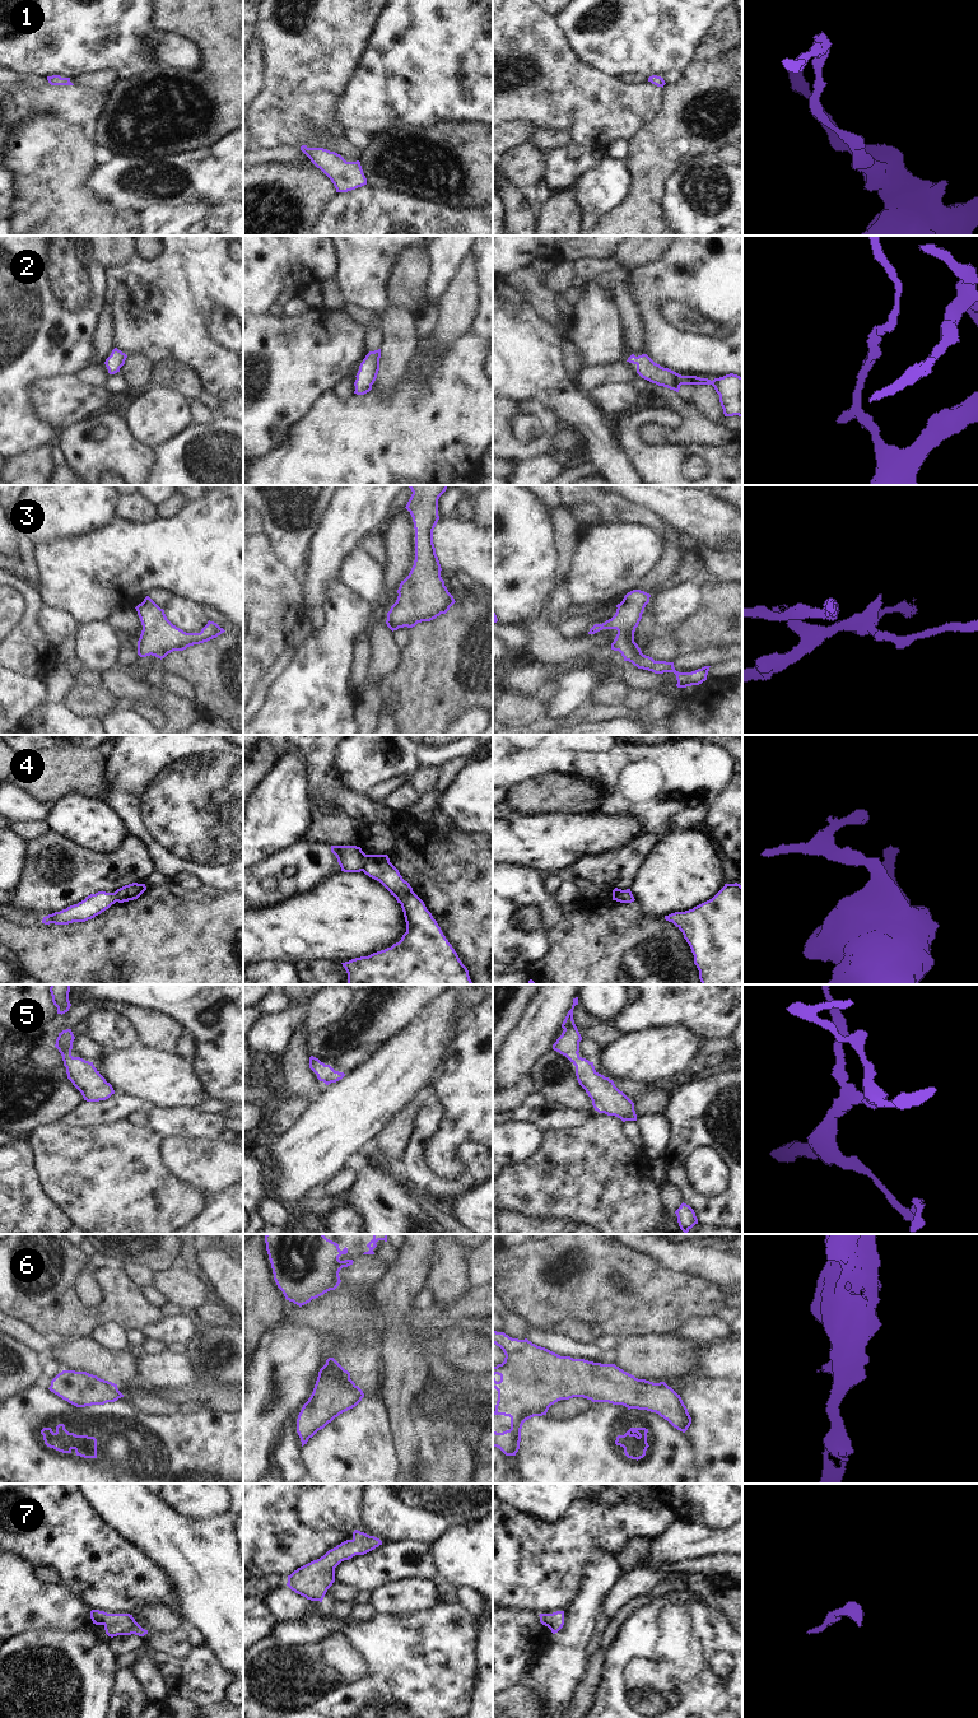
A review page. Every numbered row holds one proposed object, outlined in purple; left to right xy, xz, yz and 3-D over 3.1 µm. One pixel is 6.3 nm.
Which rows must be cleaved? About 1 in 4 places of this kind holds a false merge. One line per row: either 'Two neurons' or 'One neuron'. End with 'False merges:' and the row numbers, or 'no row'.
1: One neuron
2: One neuron
3: One neuron
4: Two neurons
5: One neuron
6: Two neurons
7: One neuron
False merges: 4, 6

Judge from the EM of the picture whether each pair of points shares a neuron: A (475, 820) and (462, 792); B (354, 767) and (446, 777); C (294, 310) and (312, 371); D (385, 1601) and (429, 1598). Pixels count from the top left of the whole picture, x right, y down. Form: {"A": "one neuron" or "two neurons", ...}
{"A": "one neuron", "B": "two neurons", "C": "two neurons", "D": "one neuron"}

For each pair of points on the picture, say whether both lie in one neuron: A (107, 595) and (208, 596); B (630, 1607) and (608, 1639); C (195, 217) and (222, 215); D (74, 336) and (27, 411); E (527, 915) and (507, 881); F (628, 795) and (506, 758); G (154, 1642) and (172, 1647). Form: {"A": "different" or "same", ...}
{"A": "same", "B": "same", "C": "same", "D": "same", "E": "same", "F": "same", "G": "same"}

